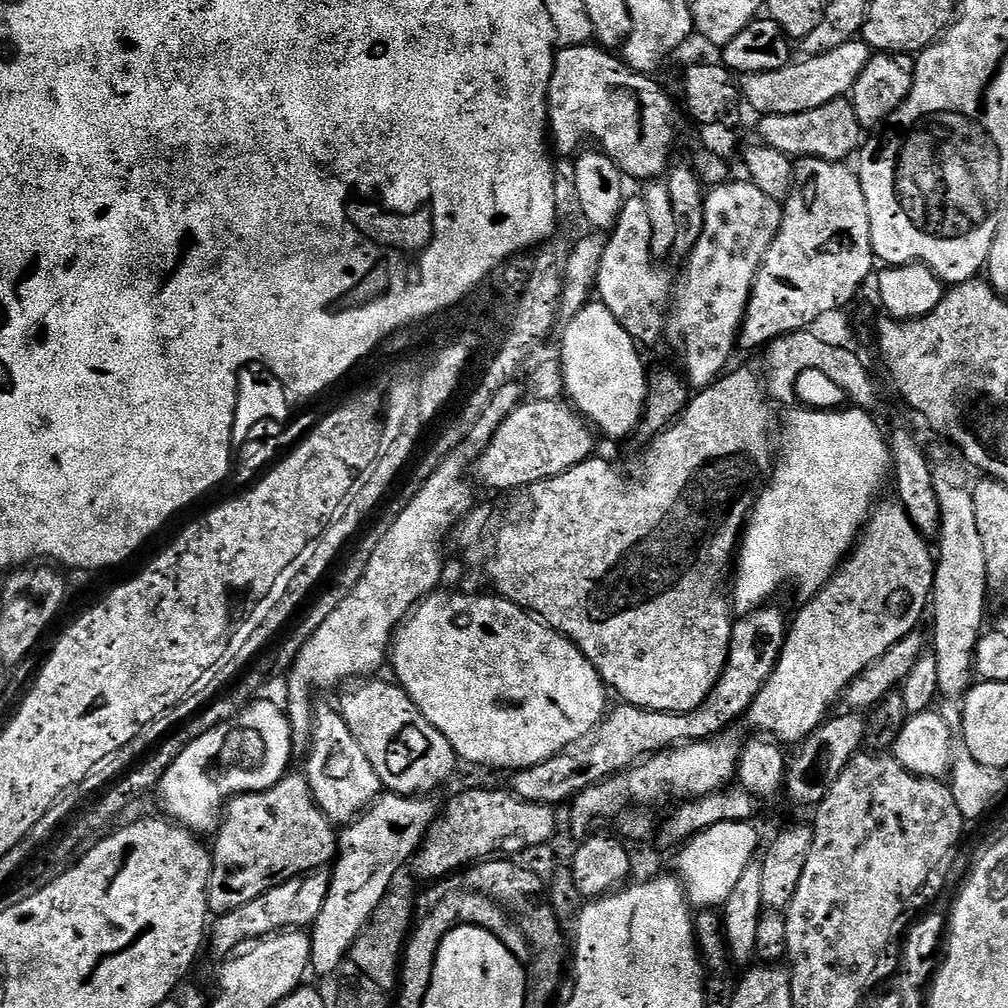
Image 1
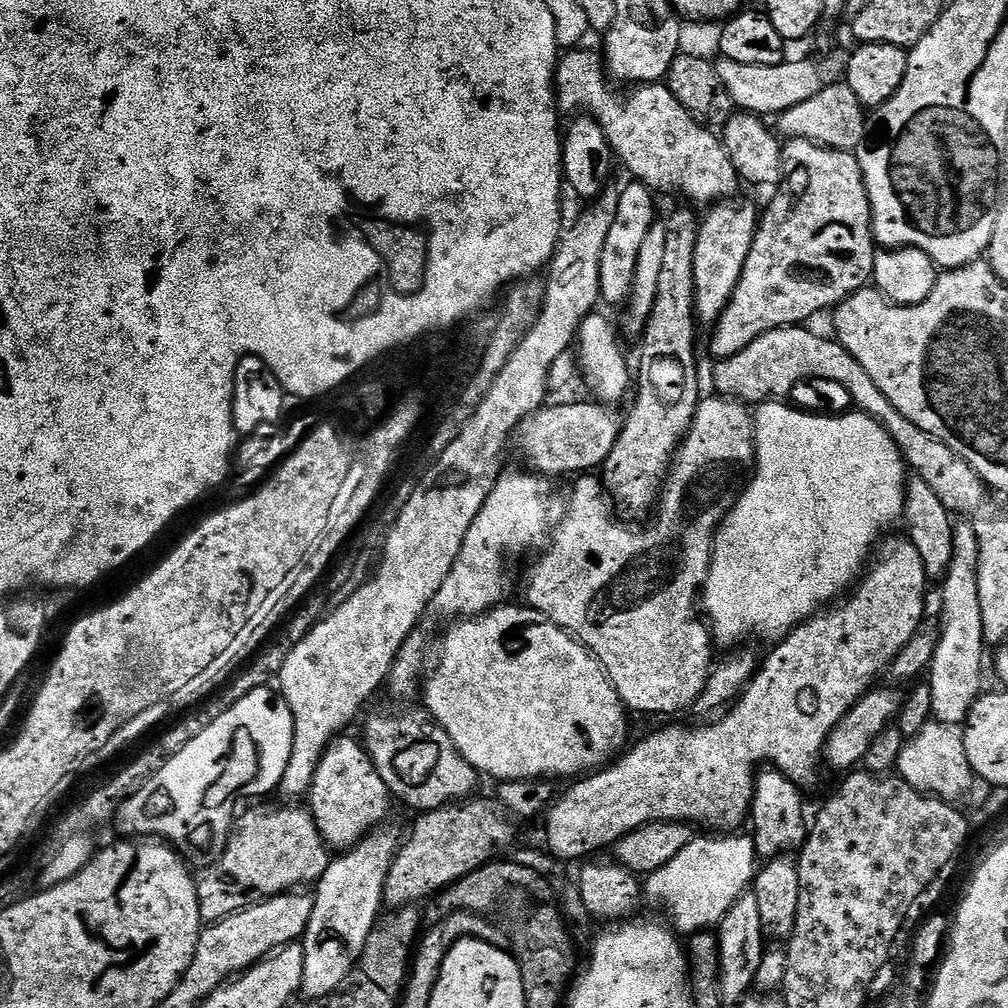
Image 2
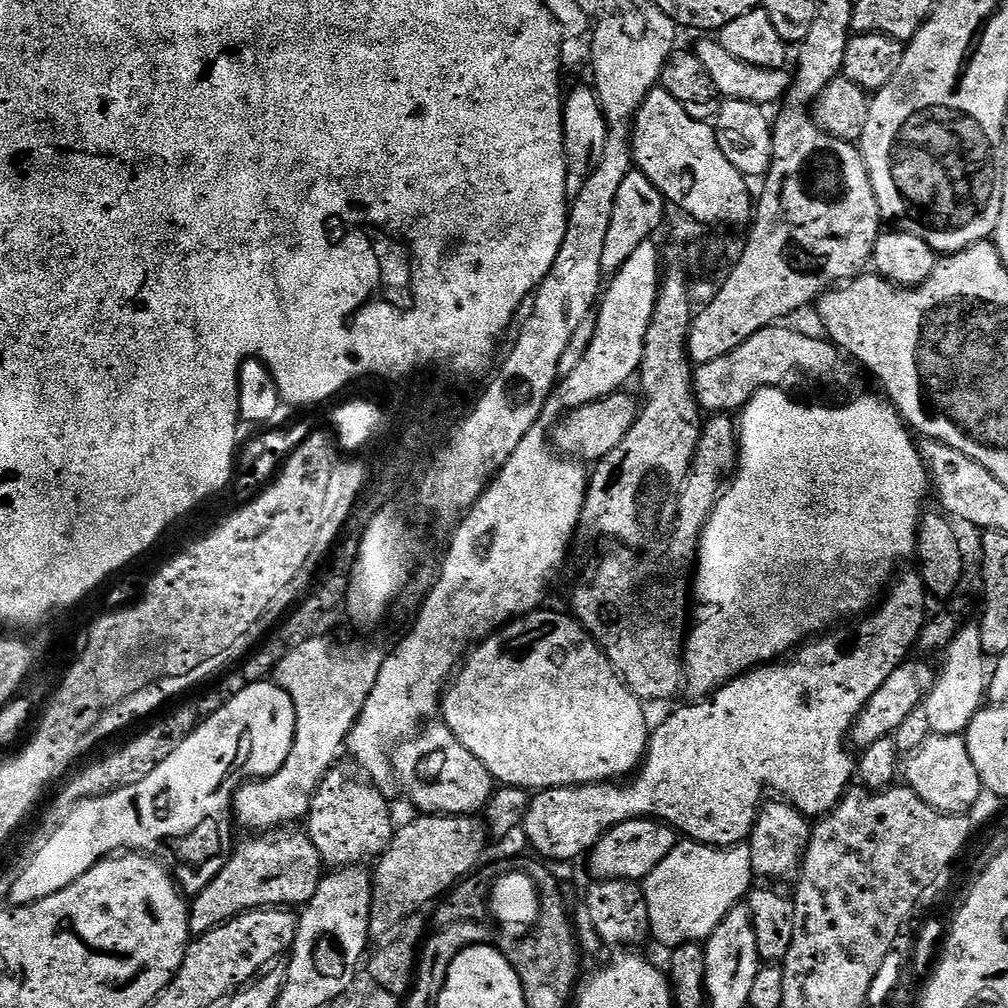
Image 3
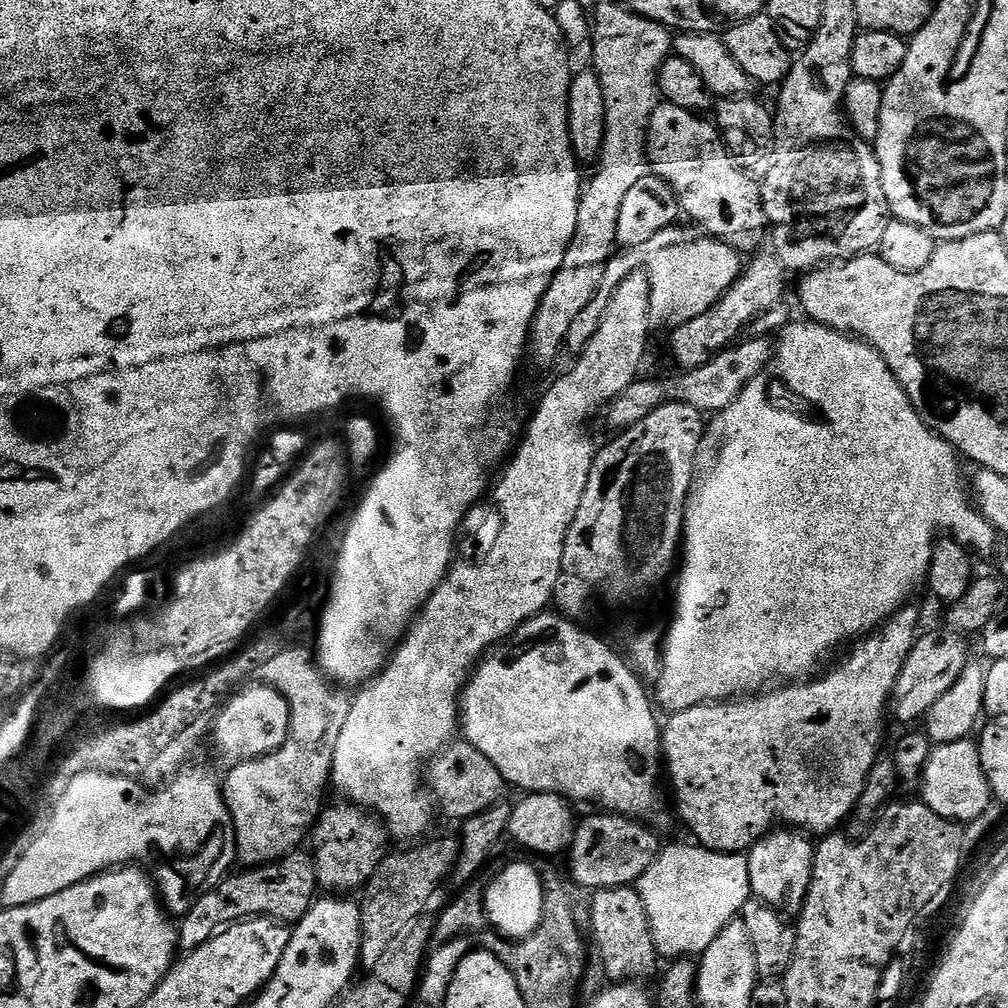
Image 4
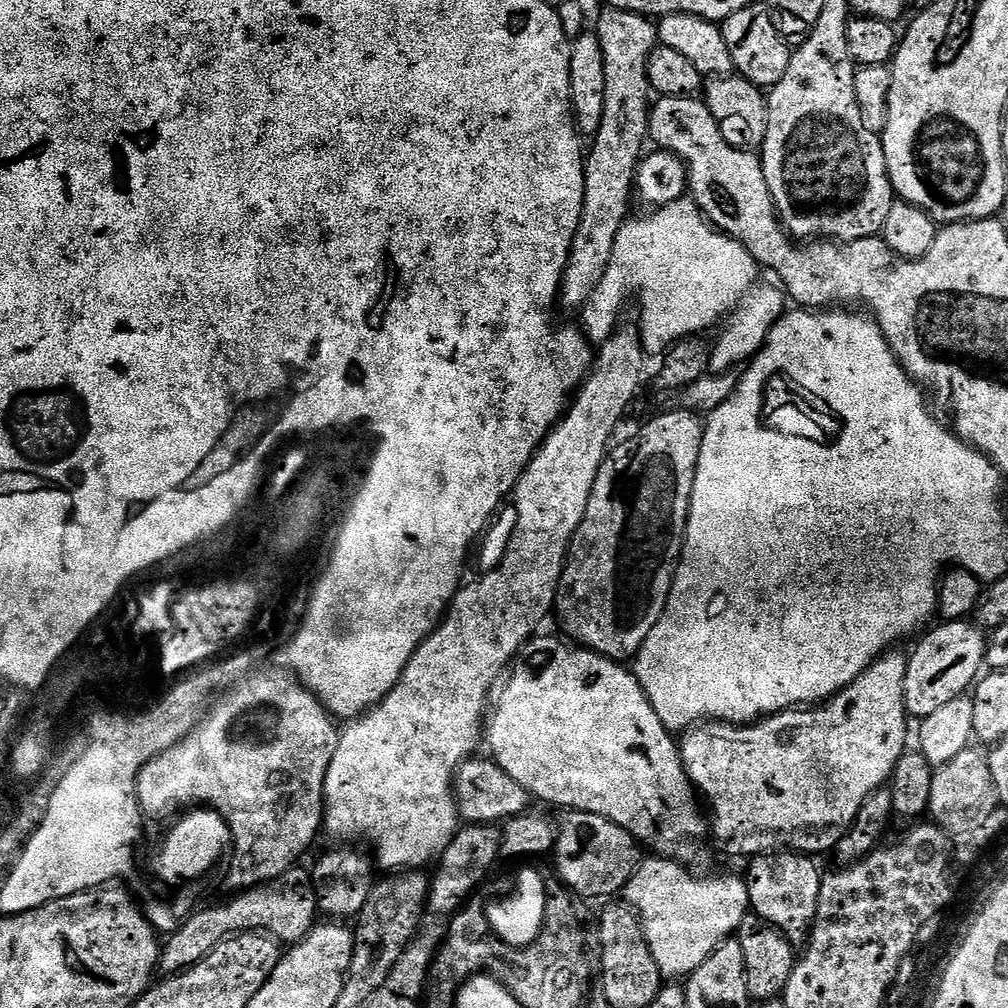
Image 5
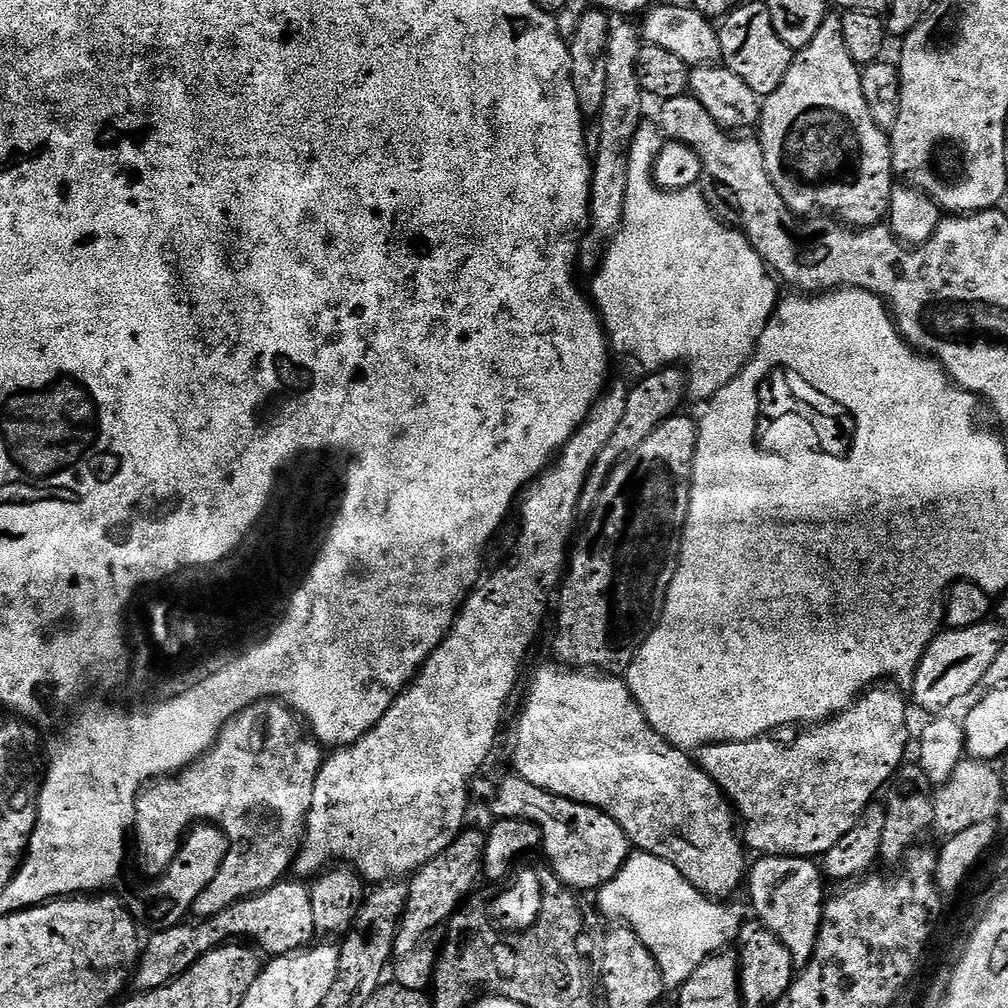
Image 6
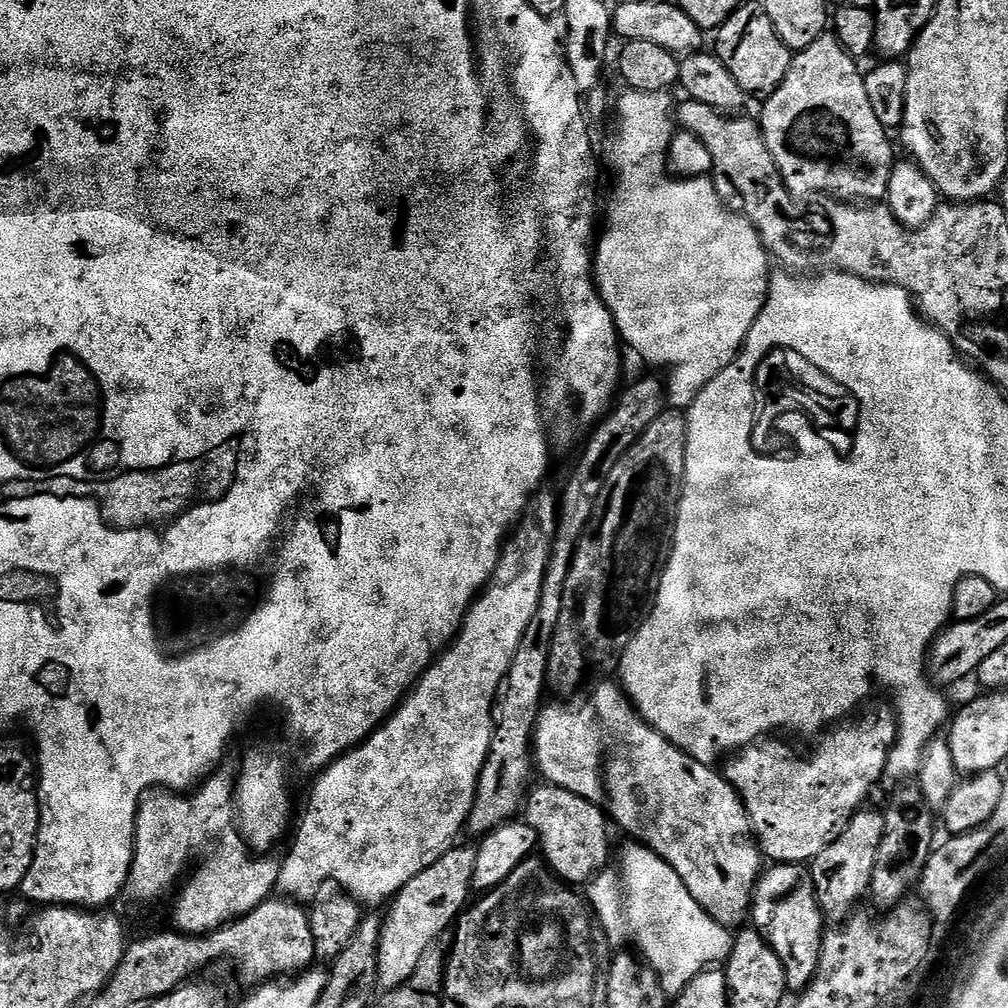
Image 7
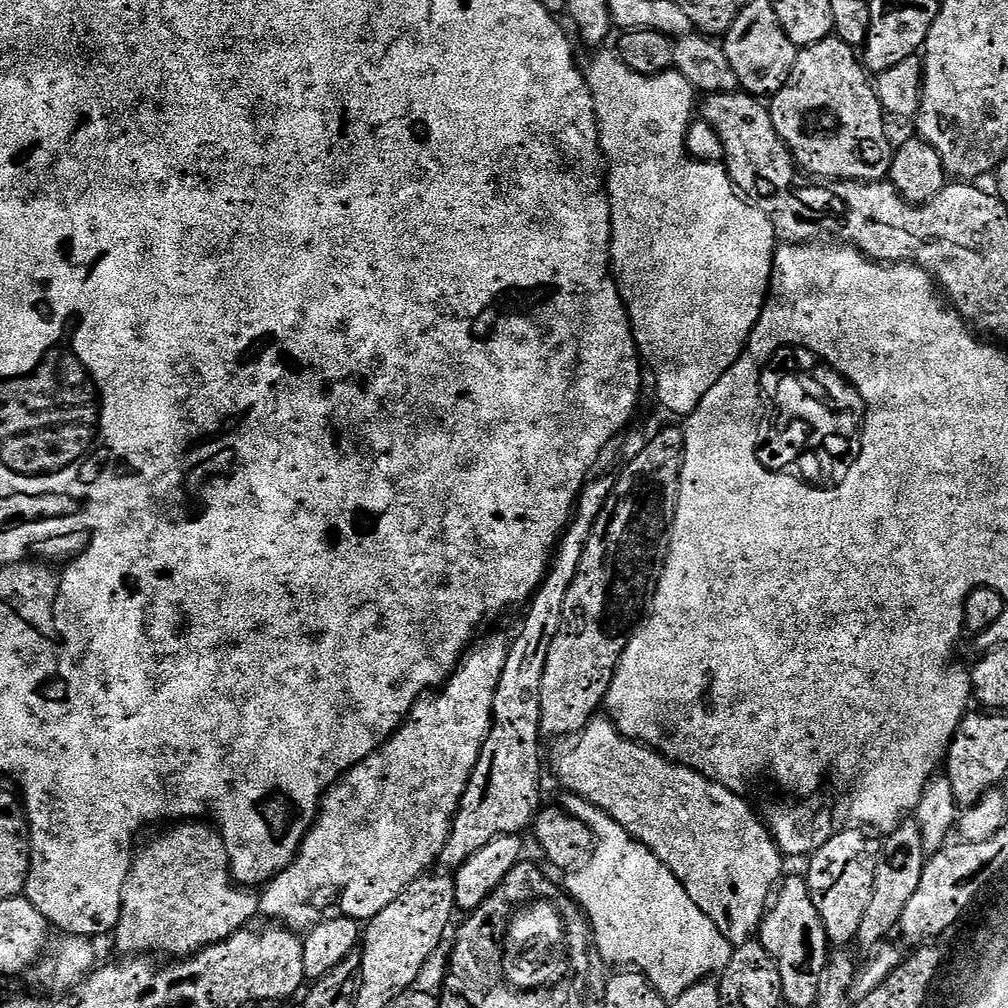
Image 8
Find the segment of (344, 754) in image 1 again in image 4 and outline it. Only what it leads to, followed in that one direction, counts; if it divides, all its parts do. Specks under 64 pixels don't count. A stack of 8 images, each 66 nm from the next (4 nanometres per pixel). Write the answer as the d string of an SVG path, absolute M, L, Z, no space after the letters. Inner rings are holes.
M351 802L343 803L325 807L310 836L310 844L316 847L316 883L336 898L359 893L390 852L390 837L383 823L373 813Z

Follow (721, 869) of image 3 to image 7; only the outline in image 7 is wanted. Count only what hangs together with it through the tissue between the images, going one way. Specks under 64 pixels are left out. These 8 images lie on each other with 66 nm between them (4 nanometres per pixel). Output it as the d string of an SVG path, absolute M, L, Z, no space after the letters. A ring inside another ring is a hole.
M632 847L636 848L626 849L621 854L620 861L618 856L615 861L616 872L614 864L614 867L605 868L591 881L586 896L595 915L600 915L605 930L612 936L626 931L628 924L636 928L639 924L646 923L651 916L668 912L668 932L658 921L650 921L640 936L639 951L648 967L653 968L660 977L664 991L669 997L675 998L682 990L686 990L686 986L695 976L709 971L710 966L720 966L727 961L732 955L734 936L710 913L702 910L698 902L694 902L682 878L678 878L678 874L666 861L655 856L649 848Z

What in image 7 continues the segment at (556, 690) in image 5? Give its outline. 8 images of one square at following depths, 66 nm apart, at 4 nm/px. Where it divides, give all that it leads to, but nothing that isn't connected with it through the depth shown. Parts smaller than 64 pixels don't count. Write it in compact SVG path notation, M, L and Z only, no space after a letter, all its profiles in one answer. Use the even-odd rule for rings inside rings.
M619 683L598 685L593 690L592 697L582 701L581 704L552 704L549 708L548 705L541 707L540 715L536 718L536 731L532 734L532 751L535 767L538 769L539 775L540 772L544 775L543 779L547 783L553 784L555 788L570 790L570 794L578 794L590 803L600 805L615 823L617 820L636 839L633 841L649 848L655 856L659 856L661 860L666 861L675 870L678 878L682 878L686 890L690 890L694 902L698 902L698 906L702 906L702 910L706 910L719 924L724 925L729 930L736 930L741 927L739 924L748 916L748 907L754 904L756 883L760 881L762 869L766 864L759 844L752 837L752 824L748 821L746 806L741 802L740 795L736 792L734 785L715 767L698 762L693 756L686 755L682 749L675 748L661 732L655 732L640 717L639 712L632 707L631 700L628 699Z

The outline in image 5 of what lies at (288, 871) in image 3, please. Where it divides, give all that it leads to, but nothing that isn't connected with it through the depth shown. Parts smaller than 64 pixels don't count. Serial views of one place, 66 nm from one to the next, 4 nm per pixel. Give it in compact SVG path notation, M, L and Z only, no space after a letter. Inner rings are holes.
M294 867L256 888L246 888L243 892L229 895L229 900L221 904L201 907L193 912L177 932L167 937L160 953L159 971L164 974L182 972L206 958L206 954L214 951L223 940L242 932L267 932L288 946L304 939L317 923L318 909L316 887L312 884L311 875L305 869L303 872L302 868Z

